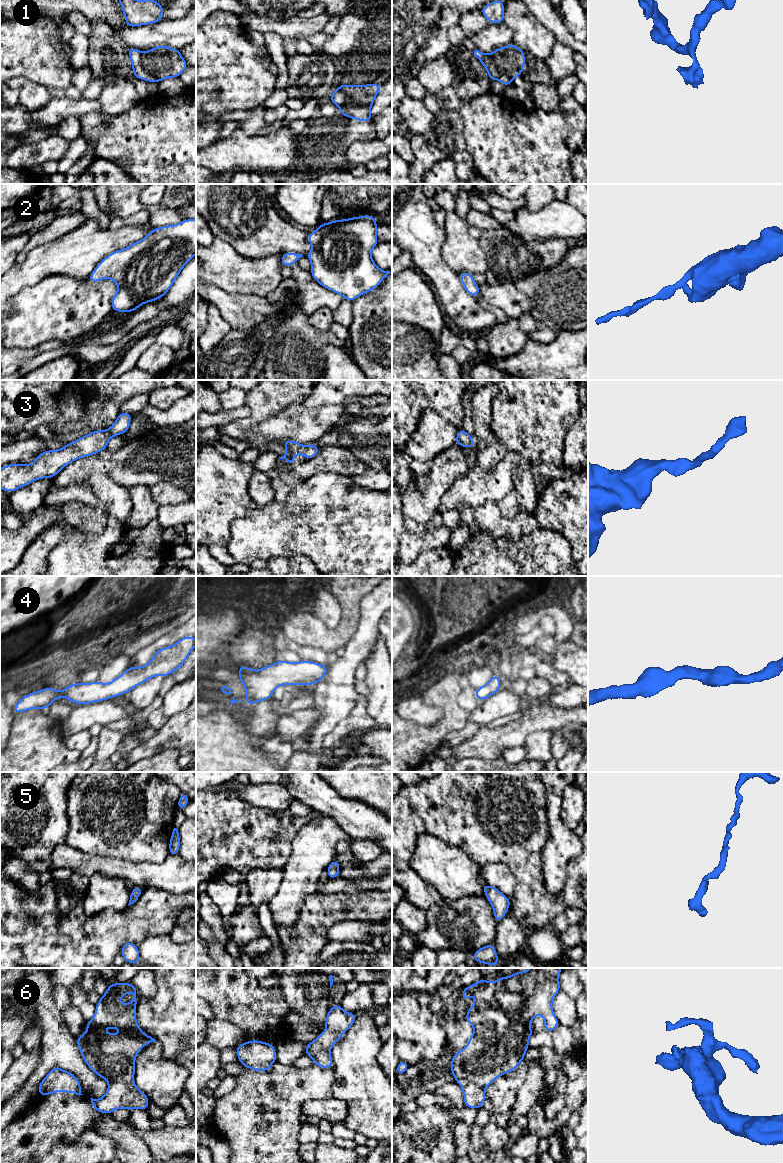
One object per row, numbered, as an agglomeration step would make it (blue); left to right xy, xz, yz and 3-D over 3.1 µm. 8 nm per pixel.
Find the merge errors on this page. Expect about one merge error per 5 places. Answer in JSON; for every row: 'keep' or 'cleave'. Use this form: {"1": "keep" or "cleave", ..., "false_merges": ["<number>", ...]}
{"1": "cleave", "2": "keep", "3": "keep", "4": "keep", "5": "keep", "6": "cleave", "false_merges": ["1", "6"]}

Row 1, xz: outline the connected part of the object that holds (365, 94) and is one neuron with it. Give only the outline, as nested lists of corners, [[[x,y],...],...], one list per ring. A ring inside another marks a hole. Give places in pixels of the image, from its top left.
[[[342,83],[337,90],[346,93],[359,103],[357,105],[344,104],[340,107],[340,114],[356,121],[373,121],[370,111],[375,97],[381,88],[382,84],[377,83],[366,85],[348,85]]]

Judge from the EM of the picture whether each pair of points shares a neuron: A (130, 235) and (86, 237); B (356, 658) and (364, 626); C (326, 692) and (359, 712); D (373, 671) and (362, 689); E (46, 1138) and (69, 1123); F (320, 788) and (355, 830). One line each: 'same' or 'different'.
A: same
B: same
C: different
D: different
E: same
F: same

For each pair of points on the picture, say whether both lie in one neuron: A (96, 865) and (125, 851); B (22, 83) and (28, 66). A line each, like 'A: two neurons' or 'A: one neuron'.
A: two neurons
B: two neurons

